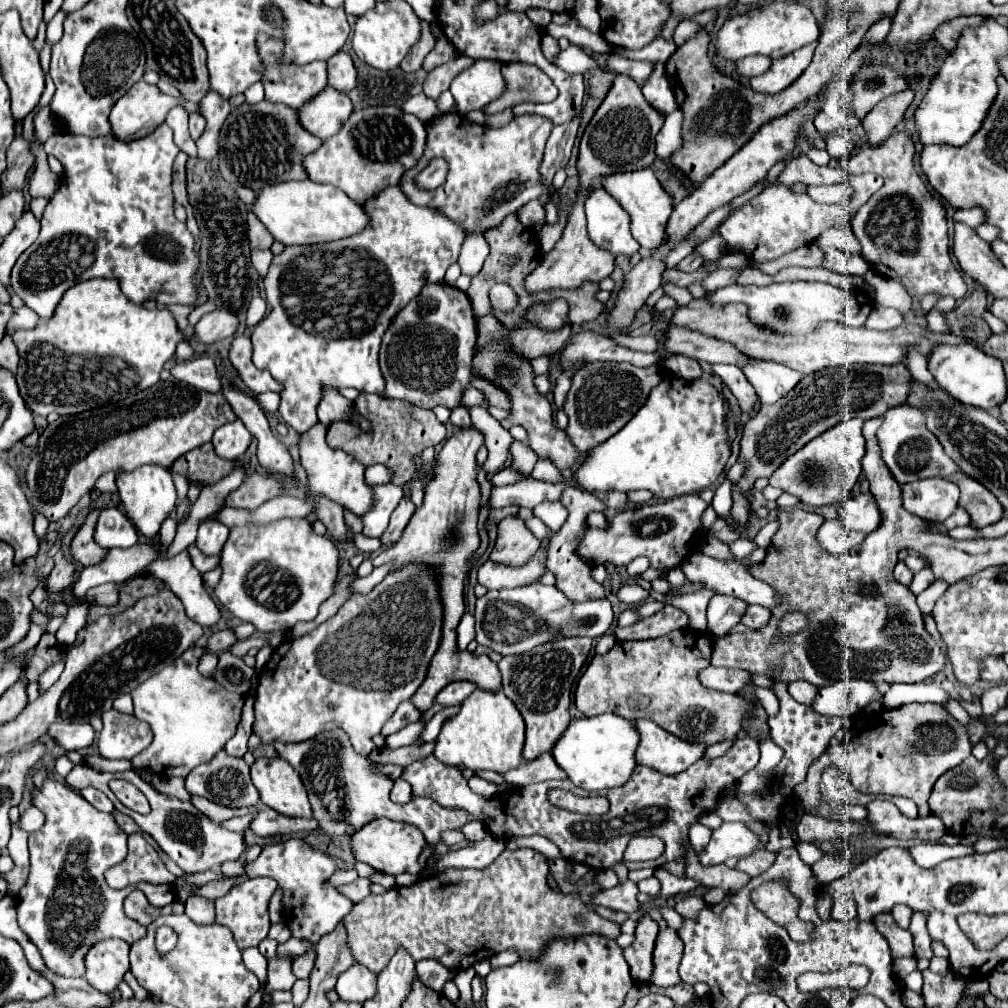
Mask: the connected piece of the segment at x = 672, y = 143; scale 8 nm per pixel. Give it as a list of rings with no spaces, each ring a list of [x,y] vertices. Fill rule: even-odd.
[[[675,110],[673,114],[669,114],[655,138],[657,146],[655,146],[655,154],[663,160],[667,160],[679,146],[681,146],[681,110]]]

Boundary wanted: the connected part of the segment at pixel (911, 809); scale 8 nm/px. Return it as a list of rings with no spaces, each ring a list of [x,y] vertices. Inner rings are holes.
[[[887,796],[885,800],[891,800],[891,802],[901,810],[903,816],[909,816],[909,818],[917,816],[917,804],[915,804],[913,800],[909,800],[909,798],[901,798],[901,796]]]

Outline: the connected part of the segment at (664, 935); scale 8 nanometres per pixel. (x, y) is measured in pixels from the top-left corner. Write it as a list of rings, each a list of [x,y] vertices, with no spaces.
[[[673,928],[659,930],[653,950],[653,972],[649,982],[655,986],[677,984],[681,980],[677,974],[679,962],[681,962],[681,942],[677,940],[677,932]]]

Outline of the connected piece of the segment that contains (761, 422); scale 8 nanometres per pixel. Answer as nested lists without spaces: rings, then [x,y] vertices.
[[[857,364],[851,368],[825,368],[801,378],[801,384],[783,396],[777,404],[763,404],[755,416],[749,418],[741,438],[739,460],[745,462],[743,478],[733,486],[731,518],[741,524],[741,530],[749,528],[749,504],[753,498],[753,484],[757,478],[769,478],[793,452],[803,448],[809,440],[829,430],[841,420],[859,416],[863,420],[883,416],[889,408],[899,406],[909,392],[911,374],[903,364],[877,366]]]

